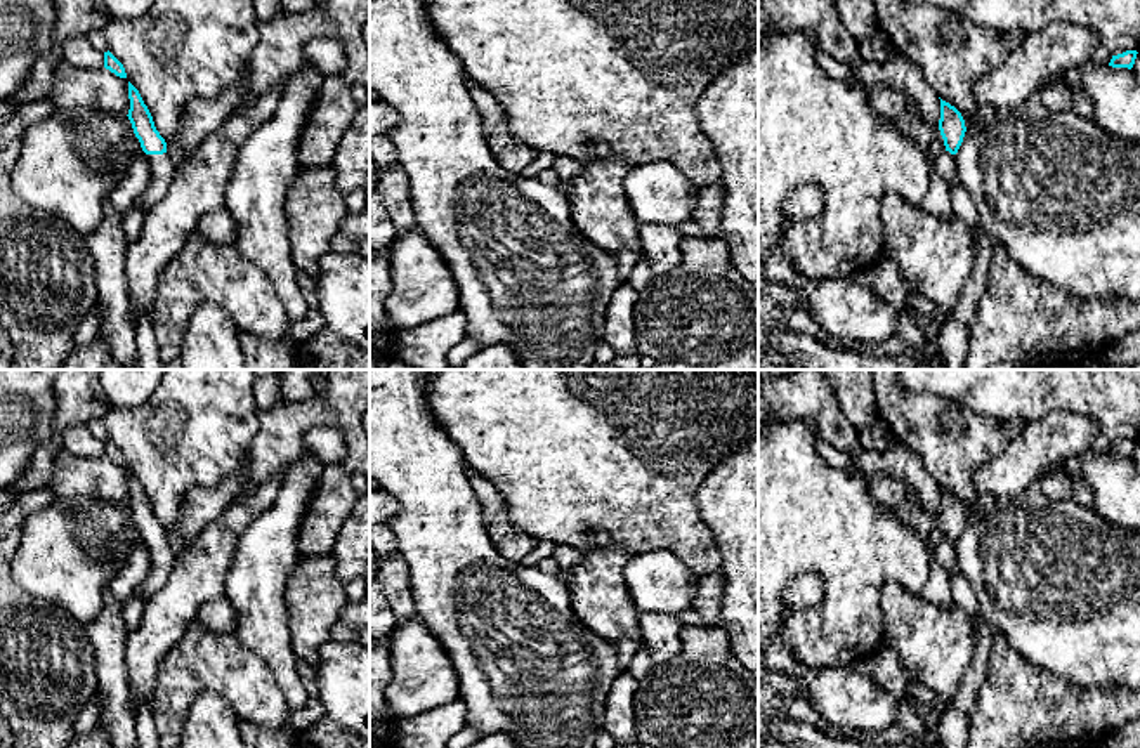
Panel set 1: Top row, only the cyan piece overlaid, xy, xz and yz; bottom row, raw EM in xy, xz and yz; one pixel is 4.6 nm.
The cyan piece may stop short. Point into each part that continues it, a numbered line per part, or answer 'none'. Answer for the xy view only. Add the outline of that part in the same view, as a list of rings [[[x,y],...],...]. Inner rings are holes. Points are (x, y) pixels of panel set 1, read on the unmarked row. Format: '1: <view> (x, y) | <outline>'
1: xy (163, 557) | [[[168,541],[147,543],[147,548],[151,552],[151,571],[137,587],[146,600],[165,587],[177,561],[177,554],[170,548]]]

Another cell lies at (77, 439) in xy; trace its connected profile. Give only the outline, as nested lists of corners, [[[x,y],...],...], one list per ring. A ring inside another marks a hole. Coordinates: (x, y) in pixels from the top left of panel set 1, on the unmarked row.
[[[73,425],[62,432],[62,449],[75,456],[97,458],[104,456],[104,443],[95,439],[87,425]]]

